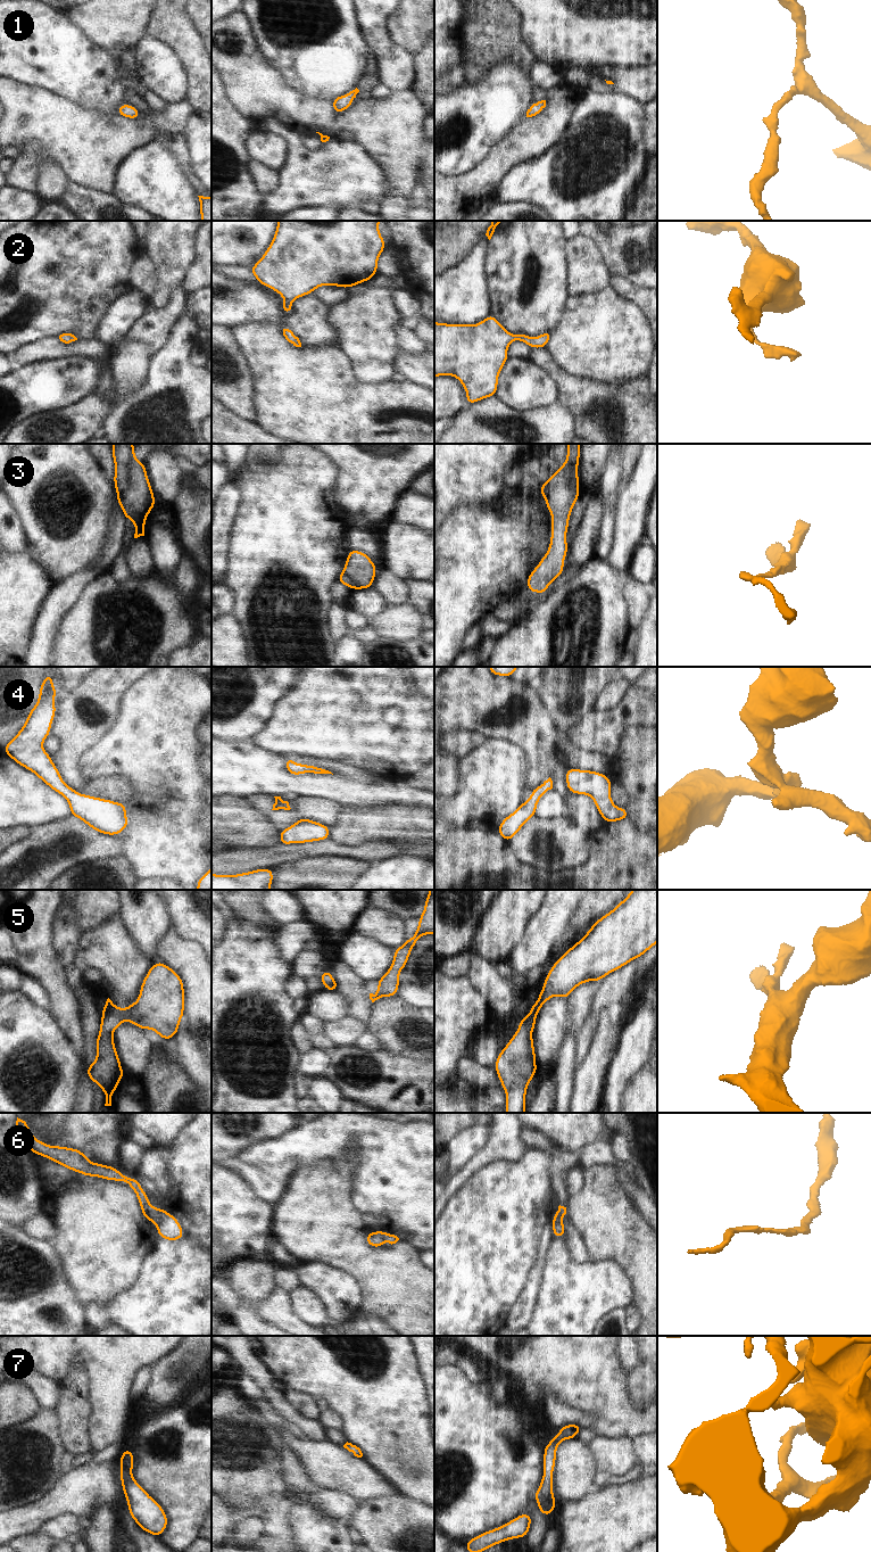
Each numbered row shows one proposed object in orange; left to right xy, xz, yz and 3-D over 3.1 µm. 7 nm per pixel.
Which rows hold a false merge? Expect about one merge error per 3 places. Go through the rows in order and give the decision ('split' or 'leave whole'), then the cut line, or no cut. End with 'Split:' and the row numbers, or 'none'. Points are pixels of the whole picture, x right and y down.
1: leave whole; no cut
2: leave whole; no cut
3: split; cut in xy along (132, 447), (127, 465), (127, 486), (118, 494)
4: leave whole; no cut
5: leave whole; no cut
6: split; cut in xy along (160, 1210), (160, 1221), (157, 1224)
7: leave whole; no cut
Split: 3, 6

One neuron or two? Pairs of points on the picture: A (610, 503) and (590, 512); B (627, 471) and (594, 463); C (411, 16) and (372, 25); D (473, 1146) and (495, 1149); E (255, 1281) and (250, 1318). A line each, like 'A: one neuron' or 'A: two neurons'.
A: two neurons
B: two neurons
C: two neurons
D: two neurons
E: one neuron

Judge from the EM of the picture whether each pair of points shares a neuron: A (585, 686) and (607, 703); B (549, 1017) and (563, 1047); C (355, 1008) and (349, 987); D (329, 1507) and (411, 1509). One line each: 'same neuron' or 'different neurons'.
A: different neurons
B: same neuron
C: same neuron
D: same neuron

